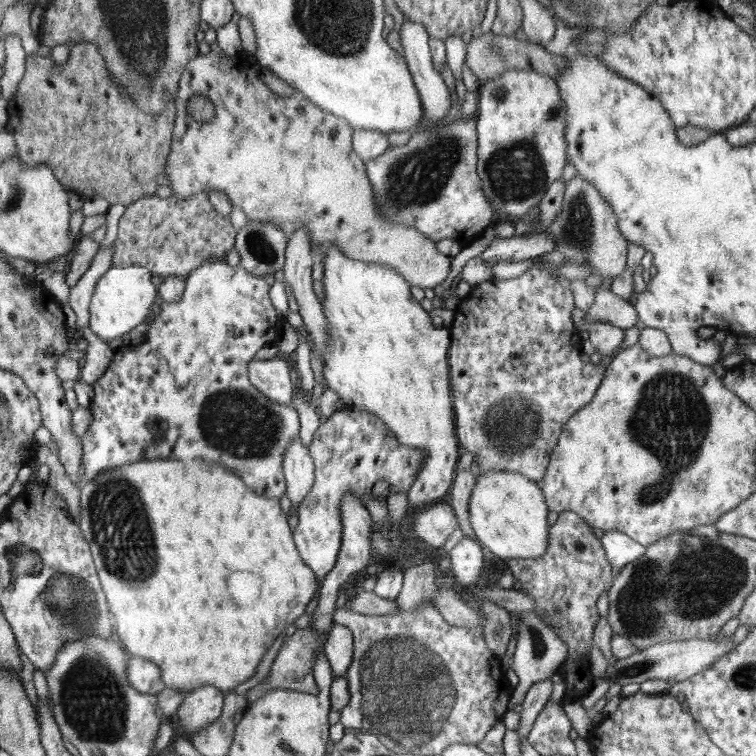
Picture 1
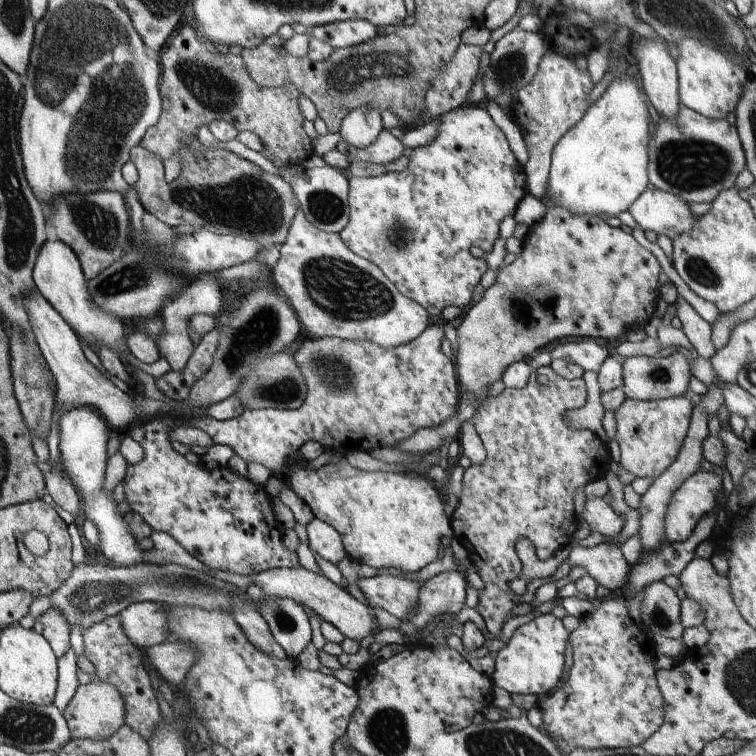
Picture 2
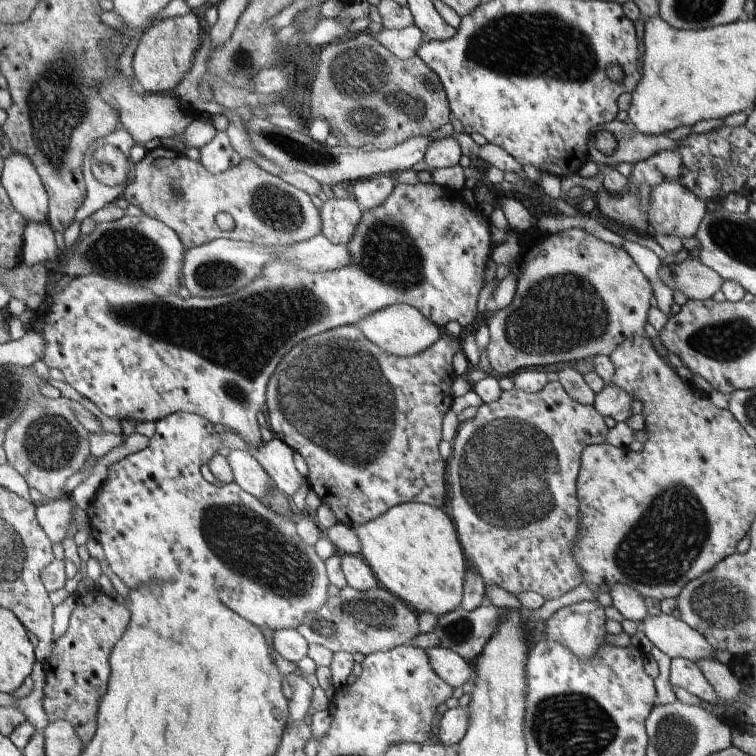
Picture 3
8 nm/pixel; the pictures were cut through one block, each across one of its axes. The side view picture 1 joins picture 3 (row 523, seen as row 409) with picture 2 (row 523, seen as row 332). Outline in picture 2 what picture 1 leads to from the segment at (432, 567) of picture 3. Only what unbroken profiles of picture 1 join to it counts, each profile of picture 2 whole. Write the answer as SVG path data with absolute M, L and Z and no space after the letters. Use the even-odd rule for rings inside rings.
M341 462L341 464L325 464L323 468L319 470L299 470L295 472L293 476L289 476L285 480L285 484L311 508L313 512L313 518L319 518L327 524L331 524L339 534L341 534L341 540L343 540L343 548L347 552L347 556L351 560L357 560L359 564L365 564L365 566L371 566L371 568L395 568L397 574L407 574L407 572L419 572L423 566L427 566L429 562L435 562L441 558L441 550L439 550L439 538L453 538L453 530L451 530L451 520L445 516L443 512L443 506L439 502L439 496L435 492L435 486L425 478L423 472L411 472L409 476L399 476L399 474L393 474L393 472L359 472L355 468L351 468L347 462Z

